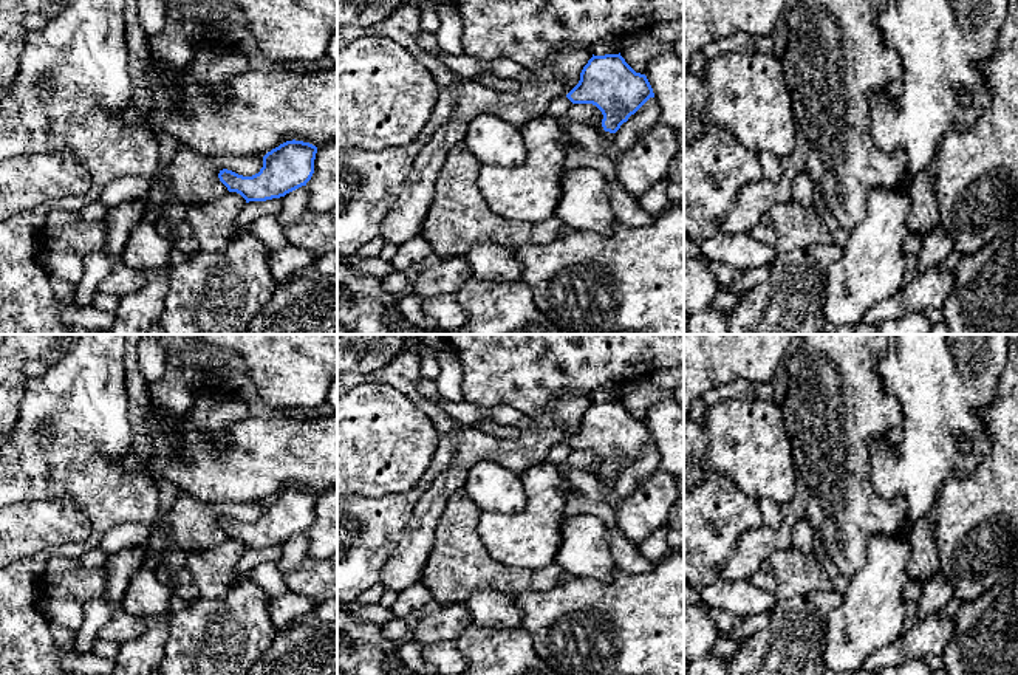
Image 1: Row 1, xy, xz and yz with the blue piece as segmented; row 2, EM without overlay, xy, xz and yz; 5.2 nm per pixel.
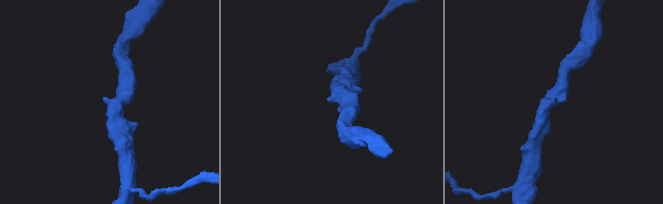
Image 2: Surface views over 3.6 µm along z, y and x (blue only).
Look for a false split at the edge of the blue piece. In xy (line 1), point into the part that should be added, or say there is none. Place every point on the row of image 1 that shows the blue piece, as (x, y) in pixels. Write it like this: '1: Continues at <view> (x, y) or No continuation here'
1: No continuation here

